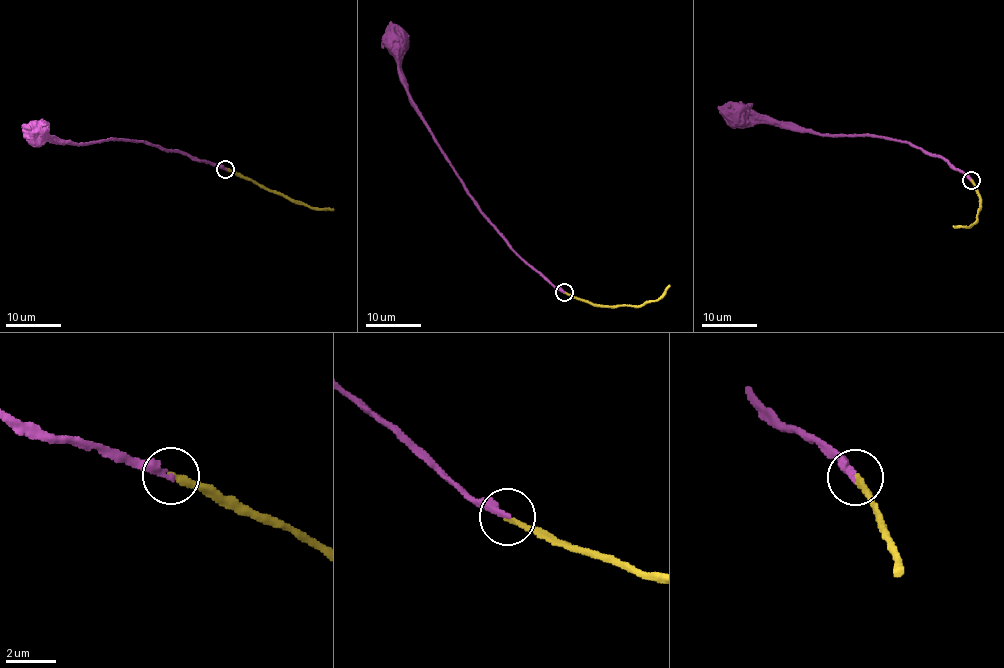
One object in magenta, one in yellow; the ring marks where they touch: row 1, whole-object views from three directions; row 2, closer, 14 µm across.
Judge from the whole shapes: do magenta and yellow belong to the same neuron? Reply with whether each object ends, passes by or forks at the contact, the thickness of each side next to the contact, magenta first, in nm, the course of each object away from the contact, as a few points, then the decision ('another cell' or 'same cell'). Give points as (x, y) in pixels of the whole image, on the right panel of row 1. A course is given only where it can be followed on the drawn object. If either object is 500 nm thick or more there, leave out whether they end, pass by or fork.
magenta ends there; yellow ends there; 280 nm thick on the magenta side, 240 nm on the other; magenta runs (970, 180), (942, 158), (898, 141), (872, 135), (798, 132), (777, 124), (747, 122), (740, 118); yellow runs (970, 180), (980, 199), (976, 221), (969, 226), (953, 227); same cell

